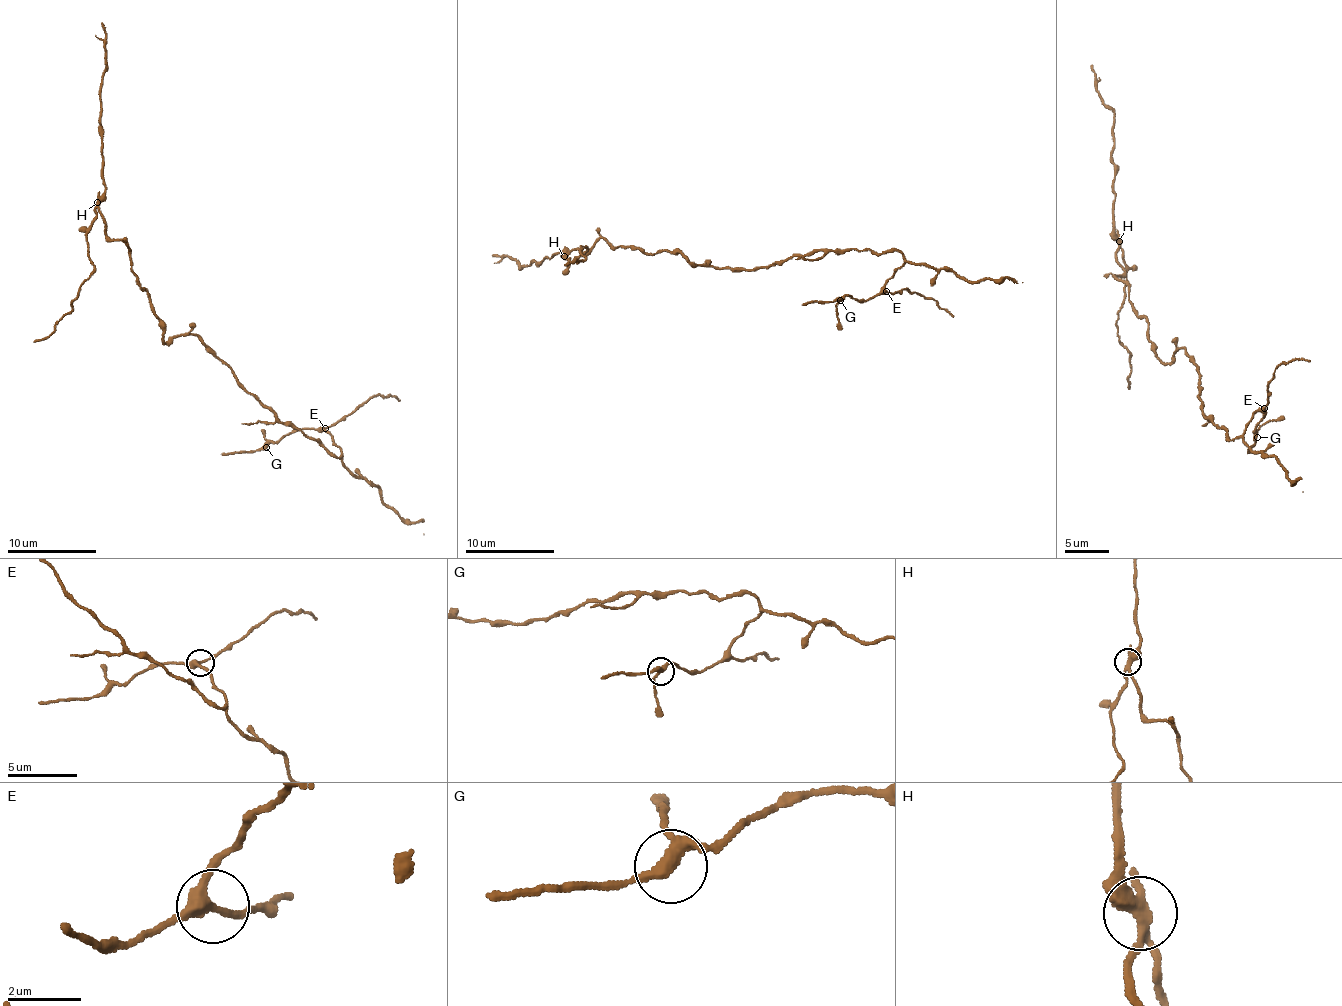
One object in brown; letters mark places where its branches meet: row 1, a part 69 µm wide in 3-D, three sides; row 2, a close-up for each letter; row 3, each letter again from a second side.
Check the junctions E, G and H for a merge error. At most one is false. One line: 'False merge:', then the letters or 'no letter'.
False merge: H

